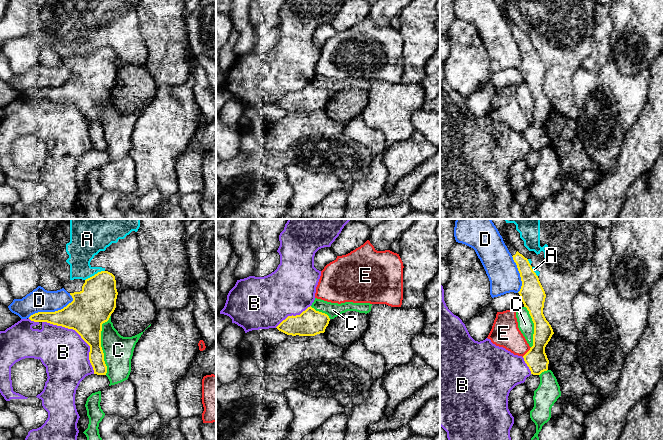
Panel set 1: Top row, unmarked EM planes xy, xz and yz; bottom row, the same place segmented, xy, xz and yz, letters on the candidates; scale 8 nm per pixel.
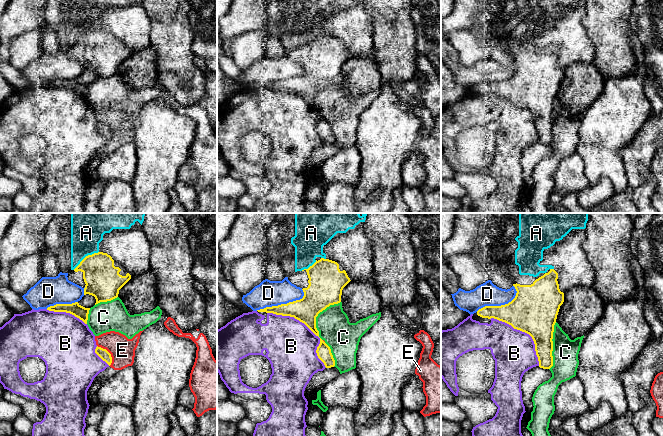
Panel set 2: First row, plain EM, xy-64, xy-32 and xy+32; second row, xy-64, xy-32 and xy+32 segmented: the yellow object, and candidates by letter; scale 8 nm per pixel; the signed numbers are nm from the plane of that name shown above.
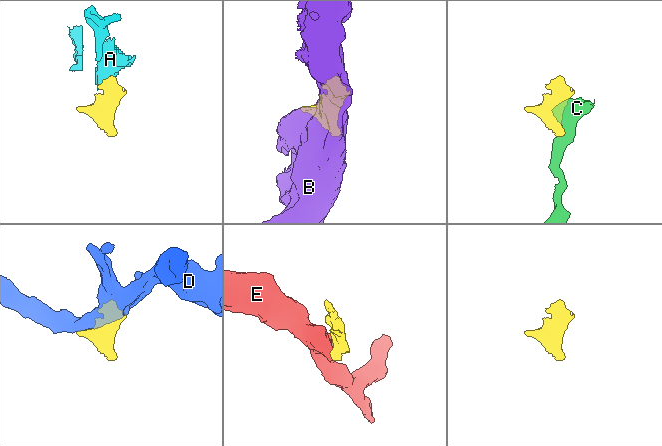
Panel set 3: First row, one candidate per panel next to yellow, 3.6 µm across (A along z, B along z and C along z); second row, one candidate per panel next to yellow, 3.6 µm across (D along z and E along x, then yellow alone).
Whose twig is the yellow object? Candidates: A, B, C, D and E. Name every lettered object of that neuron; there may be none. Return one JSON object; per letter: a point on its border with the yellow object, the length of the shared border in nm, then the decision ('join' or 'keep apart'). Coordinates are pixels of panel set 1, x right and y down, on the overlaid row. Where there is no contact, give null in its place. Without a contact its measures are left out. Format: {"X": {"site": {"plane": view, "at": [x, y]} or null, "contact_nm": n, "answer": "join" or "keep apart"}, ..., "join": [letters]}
{"A": {"site": {"plane": "xy", "at": [95, 274]}, "contact_nm": 180, "answer": "keep apart"}, "B": {"site": {"plane": "xy", "at": [80, 335]}, "contact_nm": 600, "answer": "keep apart"}, "C": {"site": {"plane": "xy", "at": [100, 344]}, "contact_nm": 480, "answer": "keep apart"}, "D": {"site": {"plane": "xy", "at": [51, 312]}, "contact_nm": 400, "answer": "keep apart"}, "E": {"site": {"plane": "yz", "at": [527, 352]}, "contact_nm": 110, "answer": "keep apart"}, "join": []}

